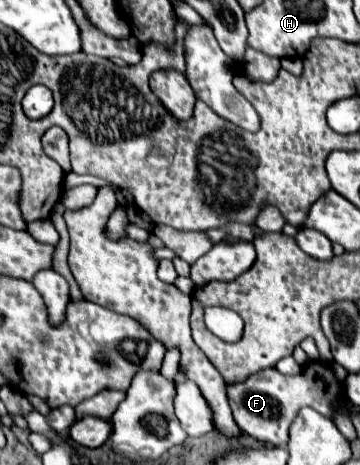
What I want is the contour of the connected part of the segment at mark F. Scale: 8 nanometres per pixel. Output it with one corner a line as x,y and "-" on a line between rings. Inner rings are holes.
308,363
300,375
282,375
278,369
262,369
242,383
232,383
226,387
228,403
236,425
258,441
288,441
288,429
300,407
312,407
318,413
332,417
332,401
342,399
342,385
336,381
330,365

